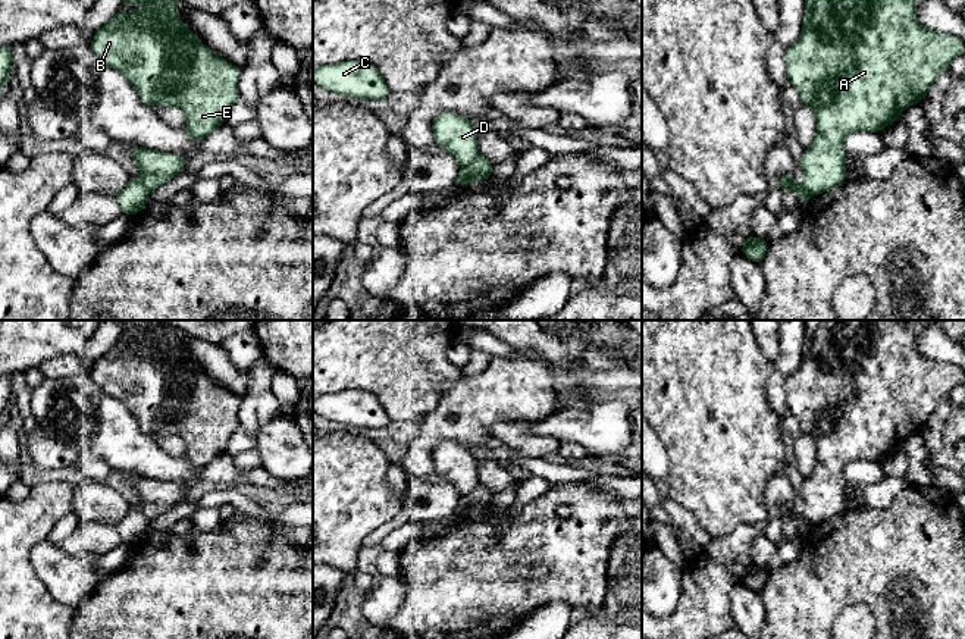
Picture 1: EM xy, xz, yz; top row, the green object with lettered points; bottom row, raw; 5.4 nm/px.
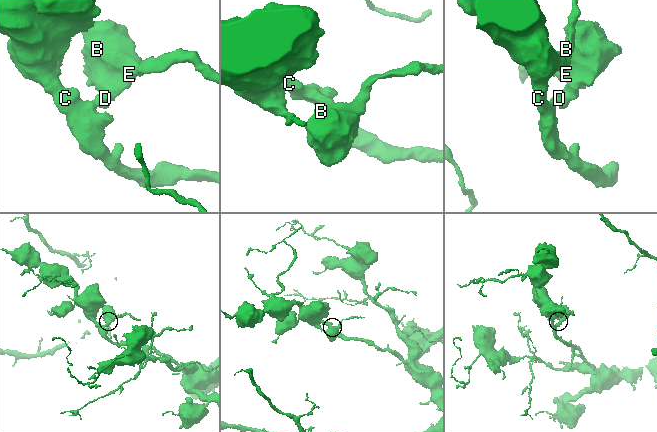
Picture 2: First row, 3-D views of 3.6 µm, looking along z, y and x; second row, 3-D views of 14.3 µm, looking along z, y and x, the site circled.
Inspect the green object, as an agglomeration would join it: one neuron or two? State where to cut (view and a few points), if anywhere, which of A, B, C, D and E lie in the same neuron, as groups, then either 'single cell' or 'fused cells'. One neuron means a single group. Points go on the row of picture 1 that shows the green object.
xz (478, 153), (461, 166) | A B E / C D | fused cells

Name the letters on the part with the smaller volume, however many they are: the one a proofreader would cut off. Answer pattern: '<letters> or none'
A, B, E

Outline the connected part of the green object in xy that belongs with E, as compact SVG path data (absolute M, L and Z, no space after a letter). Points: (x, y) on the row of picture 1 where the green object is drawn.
M122 0L118 13L100 26L90 43L94 54L107 66L119 71L137 90L141 101L147 106L178 106L184 110L185 132L195 141L225 123L231 107L241 98L238 81L241 69L225 57L214 54L176 15L179 0L141 0L142 7L126 16L122 9L132 0Z

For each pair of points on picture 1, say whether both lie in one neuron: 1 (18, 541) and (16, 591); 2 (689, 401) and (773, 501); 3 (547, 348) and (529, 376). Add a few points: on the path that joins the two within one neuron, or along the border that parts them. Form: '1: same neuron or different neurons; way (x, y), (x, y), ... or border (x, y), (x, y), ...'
1: same neuron; way (16, 553), (16, 579)
2: different neurons; border (779, 470), (764, 492), (764, 503), (770, 511)
3: different neurons; border (519, 348), (535, 353), (554, 369)

